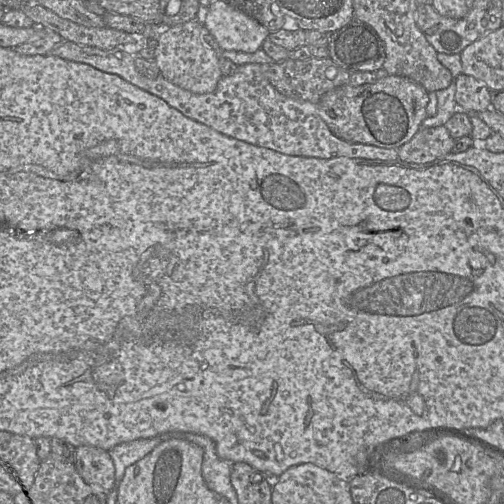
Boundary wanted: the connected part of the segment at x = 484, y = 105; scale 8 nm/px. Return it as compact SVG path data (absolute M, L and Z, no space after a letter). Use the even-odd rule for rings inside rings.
M460 74L456 78L455 101L458 110L476 114L491 108L492 91L476 78Z

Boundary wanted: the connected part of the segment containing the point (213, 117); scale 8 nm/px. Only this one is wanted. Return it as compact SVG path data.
M64 41L51 51L51 55L74 62L86 63L101 71L116 74L127 82L162 98L186 117L203 123L227 136L270 148L283 154L322 159L347 157L368 160L395 160L398 158L397 149L349 143L335 136L319 116L315 103L298 101L282 95L265 77L261 64L239 65L234 74L222 76L213 92L195 94L173 84L161 74L156 79L144 77L136 69L136 56L123 50L123 45L118 45L111 50L103 50L93 46Z

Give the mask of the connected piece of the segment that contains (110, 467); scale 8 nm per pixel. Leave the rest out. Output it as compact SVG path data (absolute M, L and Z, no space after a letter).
M93 447L75 448L75 467L83 480L93 486L100 486L109 493L115 483L115 467L108 451Z

